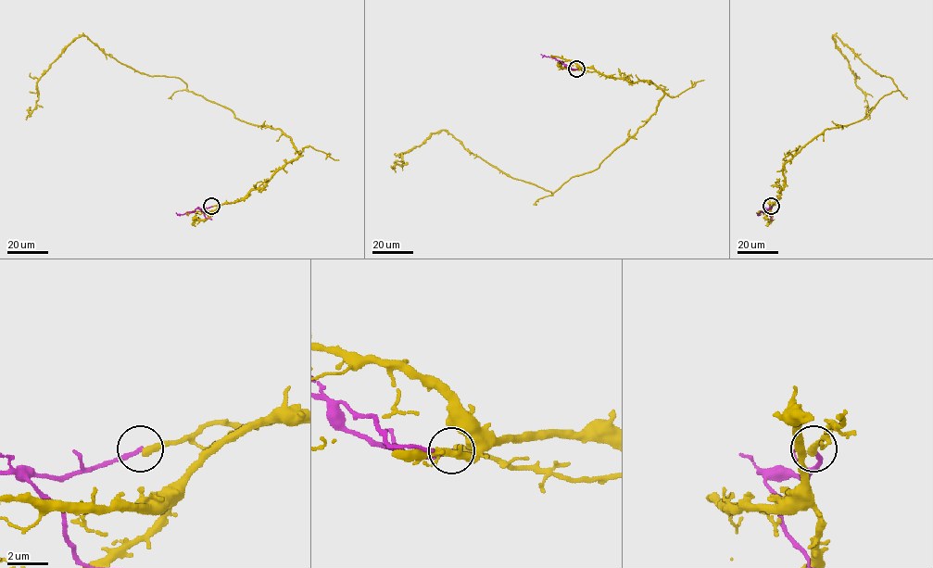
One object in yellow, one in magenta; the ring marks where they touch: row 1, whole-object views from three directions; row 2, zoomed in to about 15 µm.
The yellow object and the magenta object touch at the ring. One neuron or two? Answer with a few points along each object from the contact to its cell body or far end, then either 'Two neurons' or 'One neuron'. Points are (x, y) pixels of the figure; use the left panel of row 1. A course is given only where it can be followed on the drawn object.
Course of yellow: (211, 206), (260, 189), (298, 155), (291, 139), (177, 77), (141, 73), (86, 36), (51, 64), (30, 108). Course of magenta: (211, 206), (181, 214), (175, 212). Two neurons

